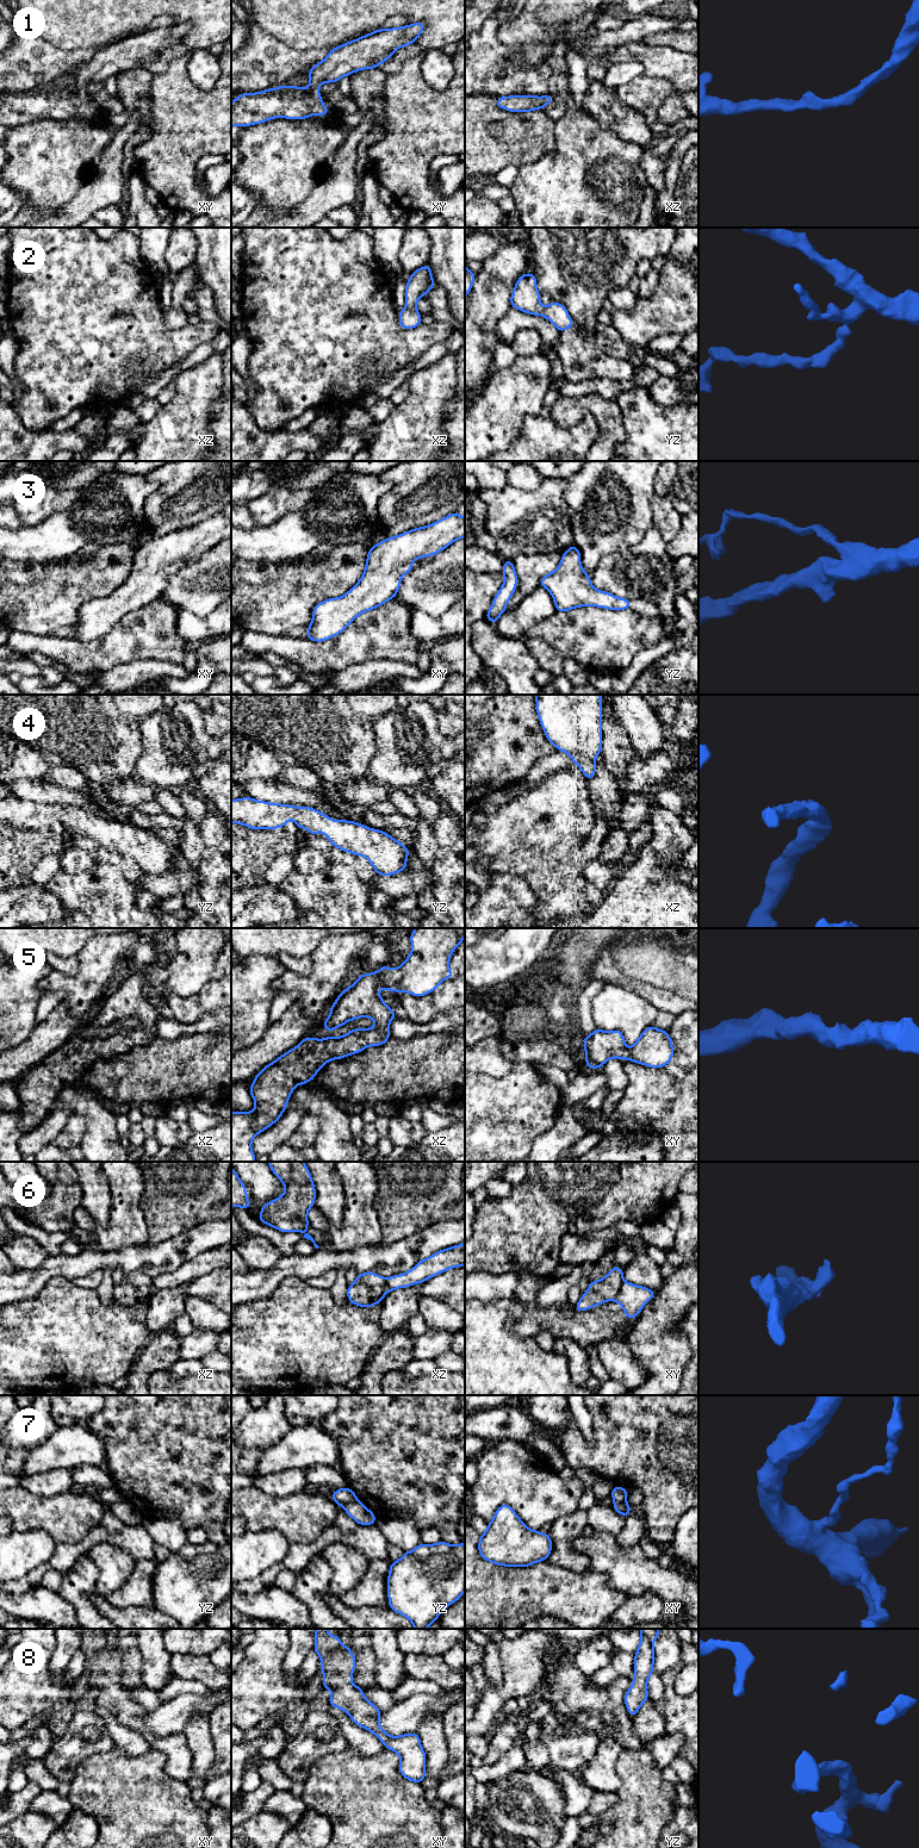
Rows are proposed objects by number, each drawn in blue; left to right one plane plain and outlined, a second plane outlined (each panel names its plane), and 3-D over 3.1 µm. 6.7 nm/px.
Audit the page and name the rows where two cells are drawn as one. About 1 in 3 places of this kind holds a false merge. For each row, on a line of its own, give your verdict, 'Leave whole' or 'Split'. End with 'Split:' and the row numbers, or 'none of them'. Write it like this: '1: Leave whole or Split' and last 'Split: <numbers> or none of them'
1: Leave whole
2: Leave whole
3: Leave whole
4: Leave whole
5: Leave whole
6: Split
7: Split
8: Leave whole
Split: 6, 7

